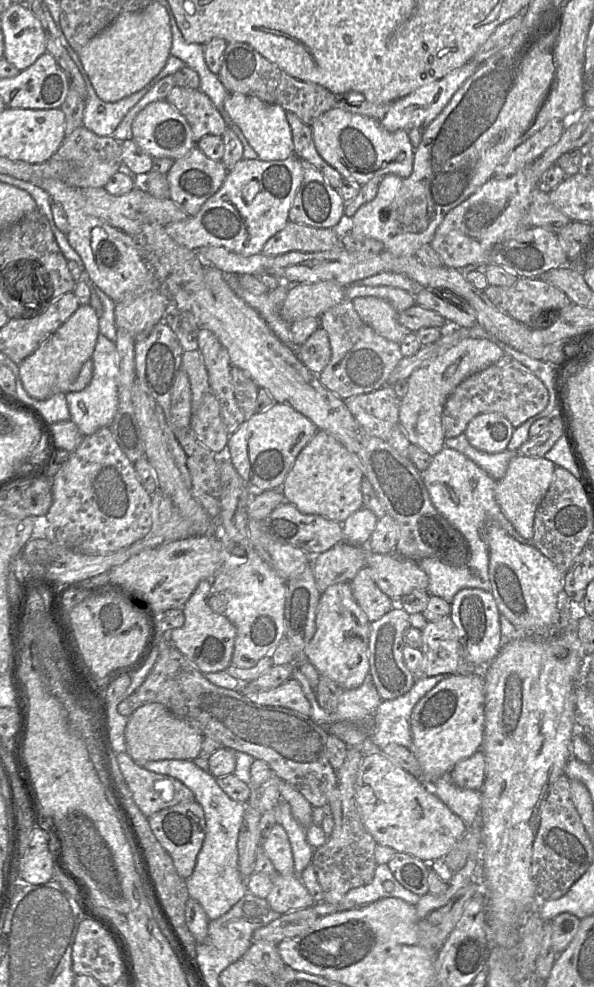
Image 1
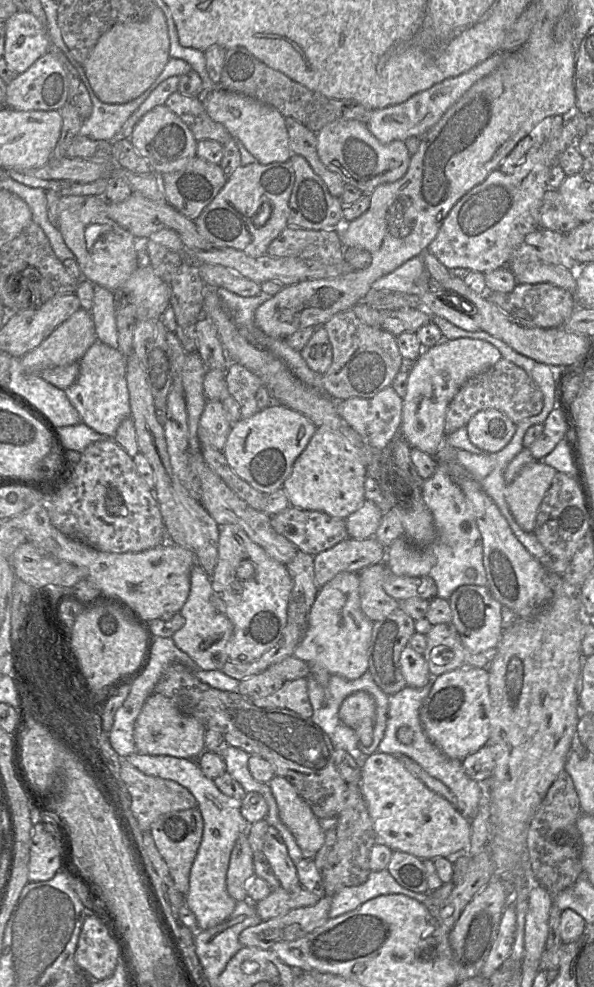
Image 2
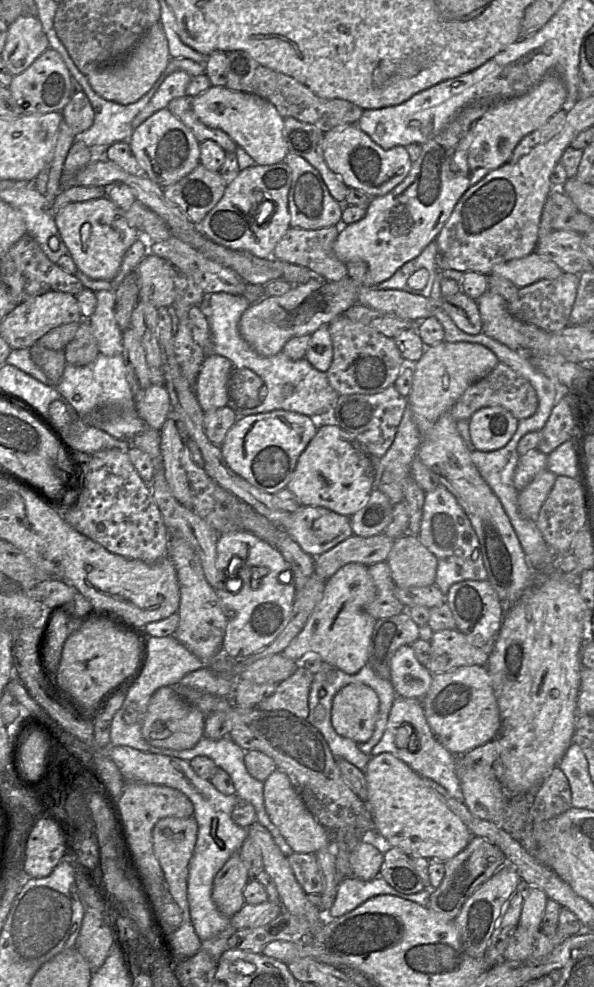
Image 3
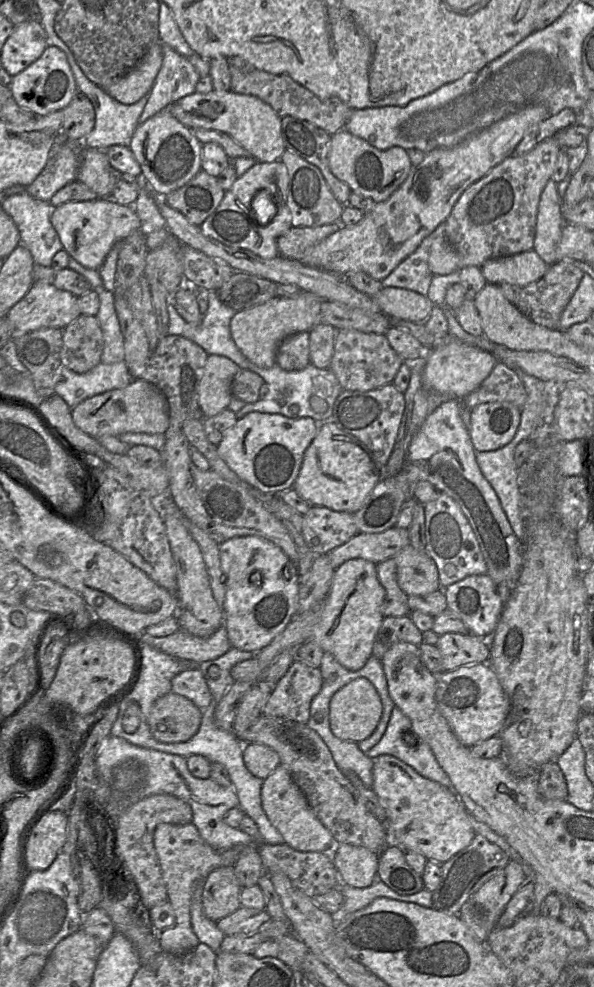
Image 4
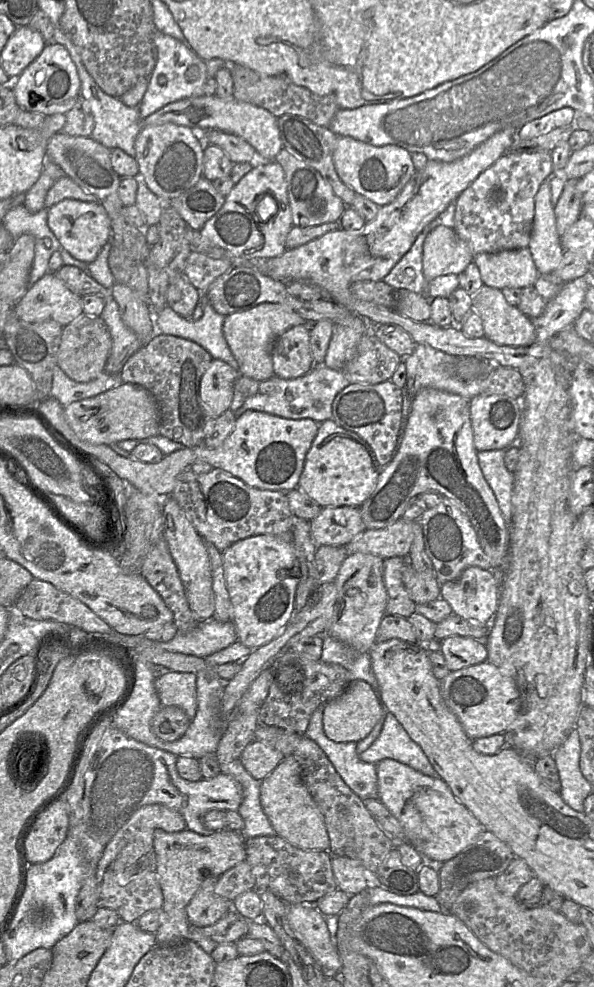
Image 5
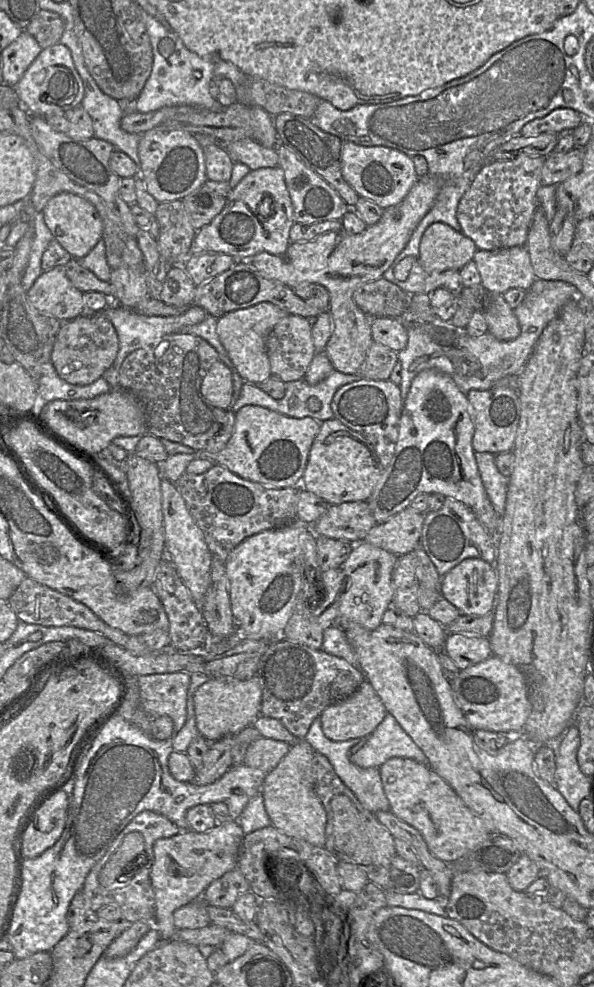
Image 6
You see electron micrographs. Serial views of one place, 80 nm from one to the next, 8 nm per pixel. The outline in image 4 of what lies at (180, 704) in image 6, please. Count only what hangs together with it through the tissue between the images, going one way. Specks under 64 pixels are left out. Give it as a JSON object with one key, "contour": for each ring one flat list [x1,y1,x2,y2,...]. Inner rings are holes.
{"contour":[[199,669,177,674,172,679,171,692,189,699,200,710,205,710,212,701,206,679]]}

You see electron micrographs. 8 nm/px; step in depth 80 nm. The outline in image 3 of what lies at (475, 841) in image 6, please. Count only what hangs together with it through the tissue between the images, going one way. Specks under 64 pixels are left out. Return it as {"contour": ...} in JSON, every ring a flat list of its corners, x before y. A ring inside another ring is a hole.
{"contour":[[391,753,371,756,364,772,368,805,378,839,387,846,397,847,410,857,421,856,445,862,466,848,472,834,429,787,424,778]]}

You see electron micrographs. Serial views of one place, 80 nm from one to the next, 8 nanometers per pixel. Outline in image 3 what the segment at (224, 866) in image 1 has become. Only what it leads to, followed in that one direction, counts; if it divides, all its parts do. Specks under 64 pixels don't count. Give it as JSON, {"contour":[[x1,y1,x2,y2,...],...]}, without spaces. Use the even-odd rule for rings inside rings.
{"contour":[[110,746,108,755,126,782,163,785,185,794,194,806,194,818,198,824,197,841,189,863,187,898,193,928,201,941,210,939,229,926,230,918,224,916,212,899,215,875,234,854,238,853,248,837,247,828,235,824,231,813,240,800,236,794,224,795,210,780,200,778,186,760,142,752,128,746]]}

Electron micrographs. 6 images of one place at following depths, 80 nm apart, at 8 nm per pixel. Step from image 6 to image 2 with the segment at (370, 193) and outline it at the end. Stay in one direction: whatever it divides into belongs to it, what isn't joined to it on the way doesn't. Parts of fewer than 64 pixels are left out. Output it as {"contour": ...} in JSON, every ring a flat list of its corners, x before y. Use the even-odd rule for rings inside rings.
{"contour":[[335,120,325,125,317,135,317,153,330,171,338,174,345,184,370,194,377,186,400,180,406,174,411,155,405,141,380,143,369,131,367,124,357,120]]}

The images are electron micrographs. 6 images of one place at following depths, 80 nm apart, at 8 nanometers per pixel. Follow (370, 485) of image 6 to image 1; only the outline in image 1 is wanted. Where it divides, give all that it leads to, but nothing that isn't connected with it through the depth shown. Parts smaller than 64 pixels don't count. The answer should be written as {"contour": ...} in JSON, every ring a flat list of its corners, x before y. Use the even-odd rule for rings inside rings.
{"contour":[[318,430,297,456,280,489,285,500,300,512,321,515,342,524,348,516,363,507,362,478,363,472,357,459,331,434]]}

